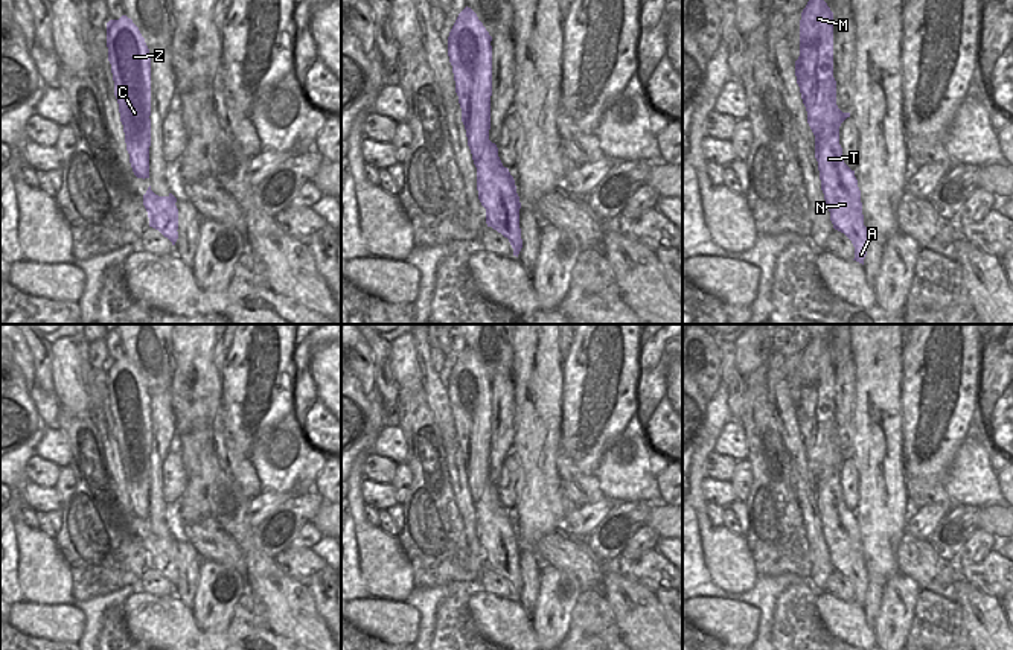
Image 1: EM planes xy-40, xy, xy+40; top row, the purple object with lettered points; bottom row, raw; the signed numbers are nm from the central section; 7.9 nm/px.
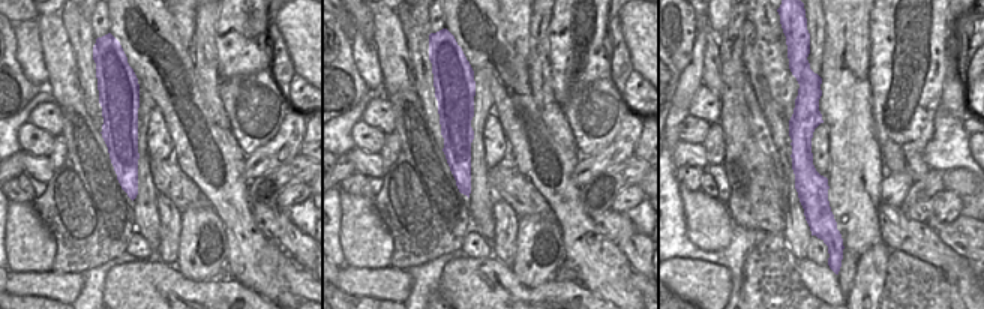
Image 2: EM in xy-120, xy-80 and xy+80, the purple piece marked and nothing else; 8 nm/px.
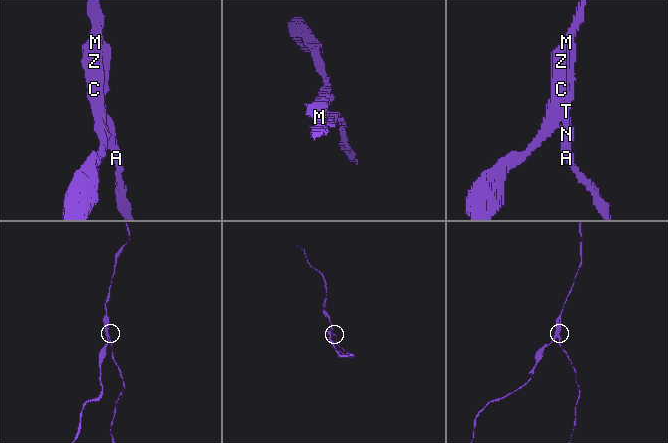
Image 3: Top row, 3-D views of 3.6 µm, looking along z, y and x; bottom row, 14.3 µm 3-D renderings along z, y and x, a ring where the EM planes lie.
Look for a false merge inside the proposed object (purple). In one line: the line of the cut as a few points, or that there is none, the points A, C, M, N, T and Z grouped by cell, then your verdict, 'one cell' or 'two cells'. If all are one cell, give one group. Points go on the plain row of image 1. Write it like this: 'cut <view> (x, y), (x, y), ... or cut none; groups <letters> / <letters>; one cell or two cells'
cut xy+40 (862, 563), (858, 571), (847, 577); groups A / C M N T Z; two cells

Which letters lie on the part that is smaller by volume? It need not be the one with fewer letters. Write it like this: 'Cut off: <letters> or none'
Cut off: A

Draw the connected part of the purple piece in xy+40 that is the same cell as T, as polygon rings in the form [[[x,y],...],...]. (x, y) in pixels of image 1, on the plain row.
[[[810,338],[801,353],[795,417],[815,476],[815,499],[830,562],[848,578],[861,571],[864,556],[855,511],[844,504],[839,486],[839,467],[850,454],[836,446],[833,353],[820,338]]]

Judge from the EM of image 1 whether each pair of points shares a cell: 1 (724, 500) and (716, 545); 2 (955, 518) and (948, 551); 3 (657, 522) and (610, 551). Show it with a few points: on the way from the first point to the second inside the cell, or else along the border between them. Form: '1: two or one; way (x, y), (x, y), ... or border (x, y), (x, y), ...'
1: two; border (706, 475), (703, 481), (703, 498), (706, 503)
2: one; way (955, 525), (948, 544)
3: two; border (652, 507), (645, 524)

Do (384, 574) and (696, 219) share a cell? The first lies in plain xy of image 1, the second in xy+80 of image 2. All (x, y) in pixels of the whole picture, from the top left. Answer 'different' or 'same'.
same

